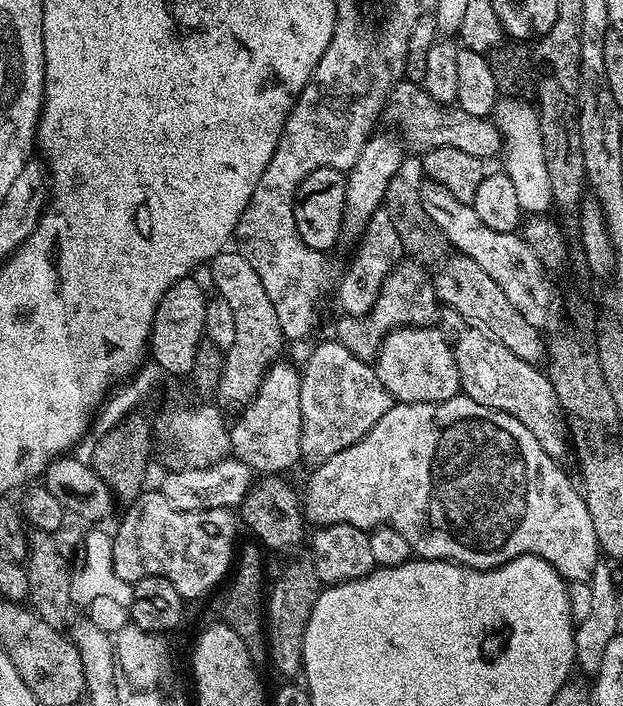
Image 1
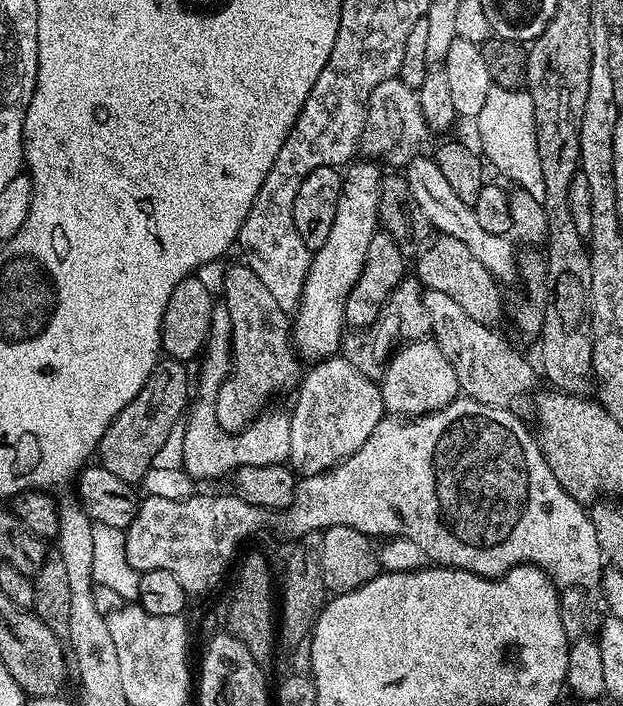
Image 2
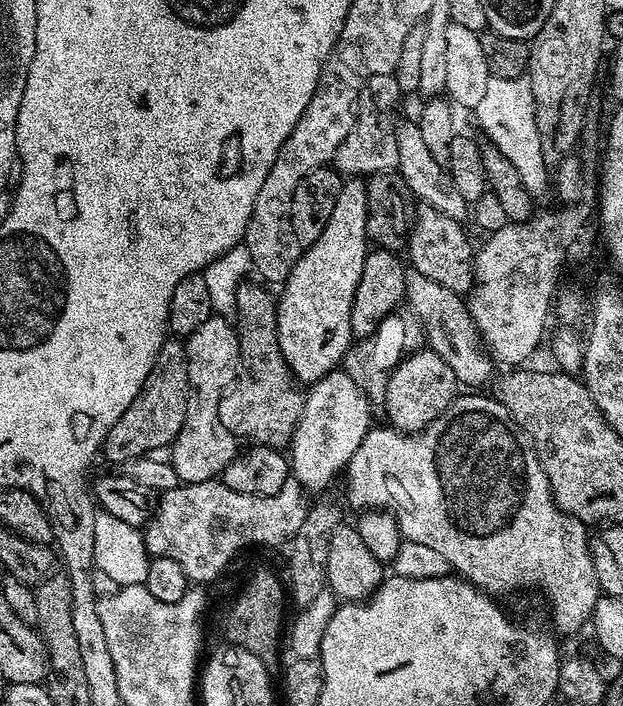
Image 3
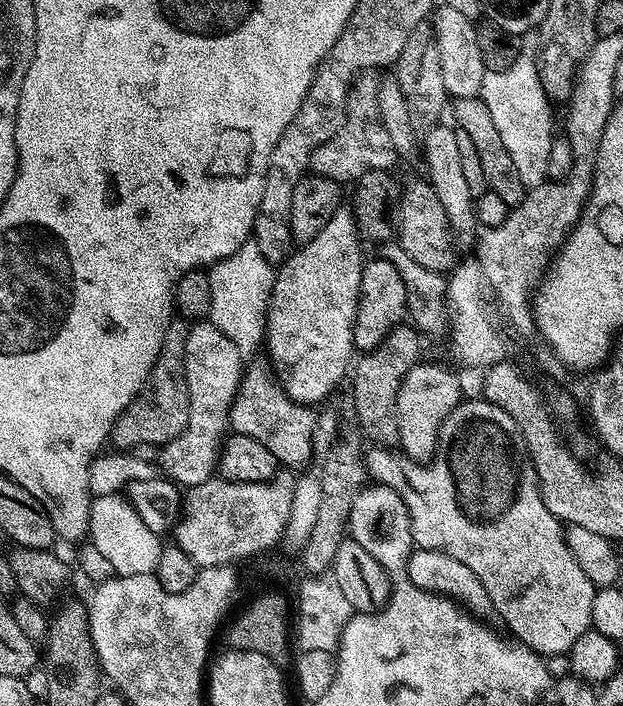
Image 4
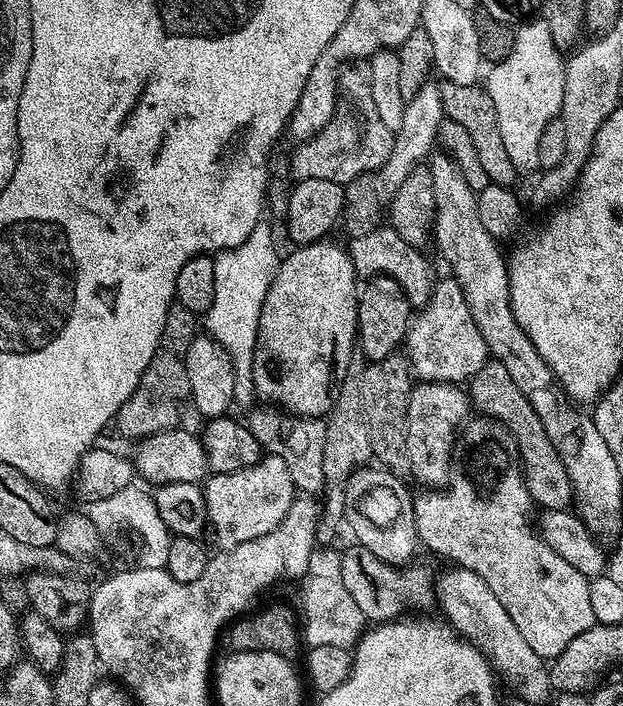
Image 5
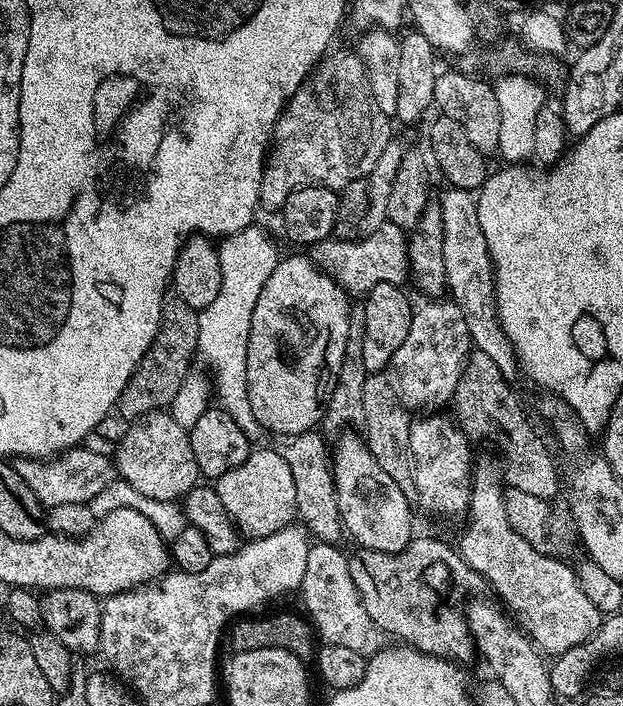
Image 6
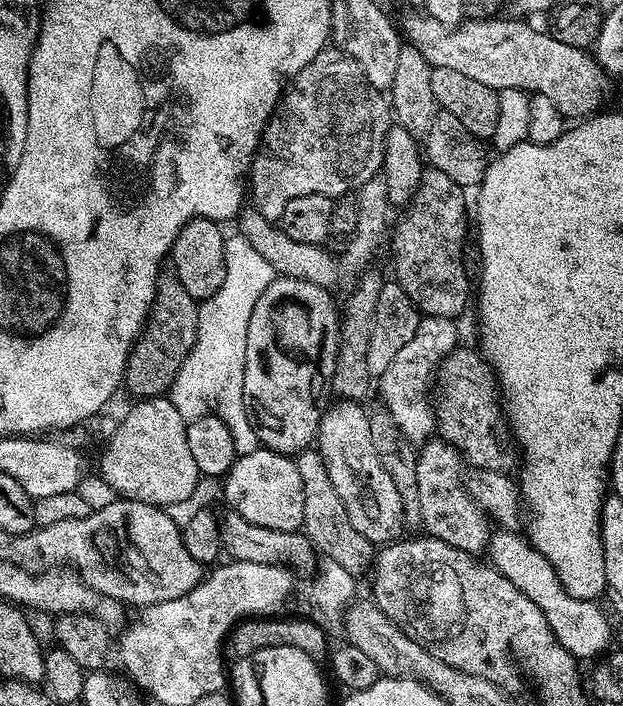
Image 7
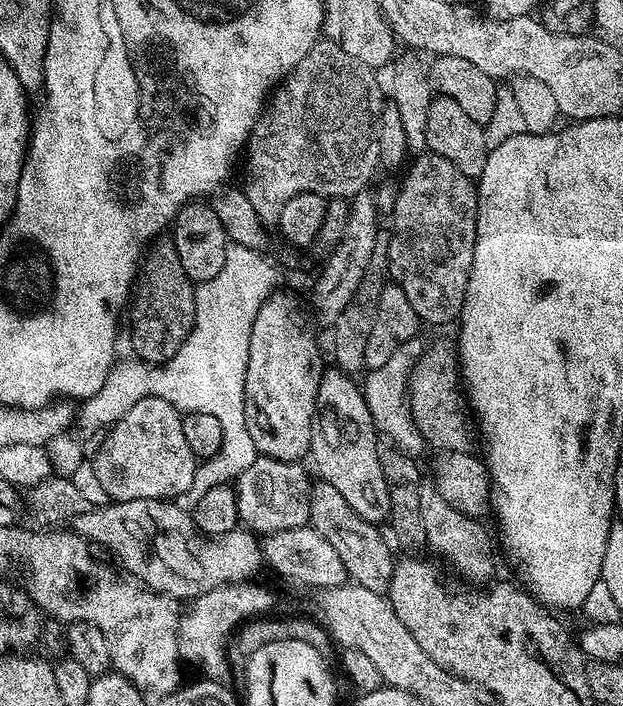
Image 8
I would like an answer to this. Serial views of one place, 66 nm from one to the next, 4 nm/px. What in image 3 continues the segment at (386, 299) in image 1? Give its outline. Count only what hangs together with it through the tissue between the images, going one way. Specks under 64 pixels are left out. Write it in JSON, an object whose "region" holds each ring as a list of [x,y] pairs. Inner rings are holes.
{"region":[[[397,310],[382,318],[382,326],[374,330],[364,340],[356,340],[344,355],[343,371],[347,372],[354,382],[358,382],[358,390],[366,394],[366,398],[373,405],[383,405],[386,398],[386,386],[390,382],[392,372],[412,353],[421,351],[425,347],[424,327],[422,322],[411,310]]]}

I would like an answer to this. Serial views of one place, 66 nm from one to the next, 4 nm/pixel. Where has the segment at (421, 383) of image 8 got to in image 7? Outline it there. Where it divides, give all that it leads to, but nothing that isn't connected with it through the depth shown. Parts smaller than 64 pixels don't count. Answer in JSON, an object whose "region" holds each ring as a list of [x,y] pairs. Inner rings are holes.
{"region":[[[457,346],[436,370],[435,431],[439,439],[459,450],[461,457],[471,467],[473,464],[473,469],[508,470],[512,463],[517,463],[518,452],[504,415],[502,393],[496,383],[496,374],[491,364],[475,347],[472,348]]]}

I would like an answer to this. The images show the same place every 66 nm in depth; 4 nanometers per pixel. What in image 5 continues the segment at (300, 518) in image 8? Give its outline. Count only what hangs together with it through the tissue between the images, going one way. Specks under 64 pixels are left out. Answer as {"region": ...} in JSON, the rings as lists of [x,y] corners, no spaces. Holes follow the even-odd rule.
{"region":[[[261,455],[260,460],[254,466],[246,470],[238,470],[230,474],[212,474],[203,481],[202,484],[205,496],[205,510],[207,512],[207,523],[211,526],[212,532],[221,540],[221,545],[231,546],[250,542],[254,538],[262,538],[262,534],[270,534],[282,522],[286,510],[290,510],[292,501],[296,499],[298,493],[296,487],[292,485],[290,474],[286,470],[286,462],[277,456]]]}

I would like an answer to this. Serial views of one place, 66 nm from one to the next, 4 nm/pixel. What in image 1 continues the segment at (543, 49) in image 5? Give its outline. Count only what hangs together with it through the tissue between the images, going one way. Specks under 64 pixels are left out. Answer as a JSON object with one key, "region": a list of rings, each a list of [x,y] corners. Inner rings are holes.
{"region":[[[501,97],[495,106],[492,115],[493,123],[501,134],[502,161],[504,160],[504,173],[513,183],[517,207],[527,215],[541,215],[550,208],[552,203],[552,191],[550,190],[550,176],[547,173],[545,155],[542,154],[541,126],[539,113],[533,105],[524,103],[517,97]]]}

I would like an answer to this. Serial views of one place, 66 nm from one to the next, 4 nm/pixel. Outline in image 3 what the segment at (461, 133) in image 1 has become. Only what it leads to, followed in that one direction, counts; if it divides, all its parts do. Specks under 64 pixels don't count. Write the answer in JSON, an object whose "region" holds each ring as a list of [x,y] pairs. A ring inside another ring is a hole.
{"region":[[[374,74],[364,84],[362,99],[358,104],[358,132],[364,135],[364,140],[359,134],[348,136],[342,142],[342,146],[334,157],[334,167],[337,172],[348,178],[367,178],[373,172],[383,171],[394,172],[398,169],[398,142],[394,138],[388,138],[384,144],[384,164],[380,164],[380,144],[376,141],[376,135],[380,132],[380,124],[384,128],[391,129],[394,120],[384,116],[380,120],[380,112],[388,108],[388,104],[396,104],[402,99],[402,93],[396,77],[393,74]]]}

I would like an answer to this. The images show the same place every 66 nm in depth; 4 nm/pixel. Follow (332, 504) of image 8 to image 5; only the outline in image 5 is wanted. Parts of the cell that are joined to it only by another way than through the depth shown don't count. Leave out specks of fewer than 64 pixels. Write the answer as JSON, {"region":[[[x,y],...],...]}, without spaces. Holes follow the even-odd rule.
{"region":[[[260,406],[246,417],[250,434],[258,438],[261,449],[269,456],[282,458],[292,479],[292,485],[300,494],[320,494],[324,491],[322,474],[322,446],[326,446],[327,423],[310,416],[293,416],[272,406]]]}

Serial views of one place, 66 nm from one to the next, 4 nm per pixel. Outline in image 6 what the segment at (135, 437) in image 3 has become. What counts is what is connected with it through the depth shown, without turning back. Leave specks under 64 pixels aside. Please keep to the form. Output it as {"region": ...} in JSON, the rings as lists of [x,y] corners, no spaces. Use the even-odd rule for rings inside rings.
{"region":[[[178,295],[165,296],[162,318],[158,322],[158,334],[154,334],[150,350],[146,350],[142,362],[138,362],[126,390],[120,396],[118,412],[121,412],[128,422],[135,422],[145,416],[151,416],[153,412],[171,409],[178,390],[182,390],[184,381],[193,371],[192,355],[197,355],[199,346],[200,313],[186,306],[186,302],[182,302]]]}

